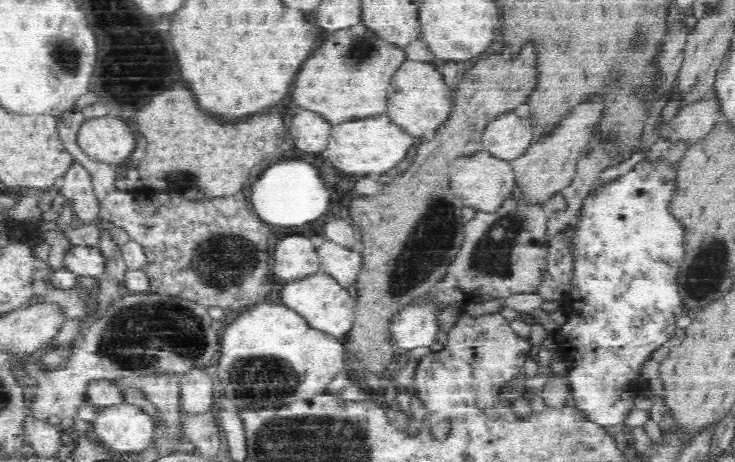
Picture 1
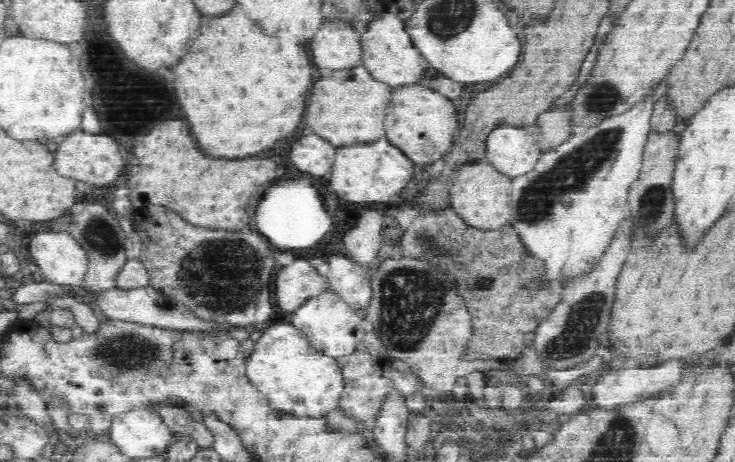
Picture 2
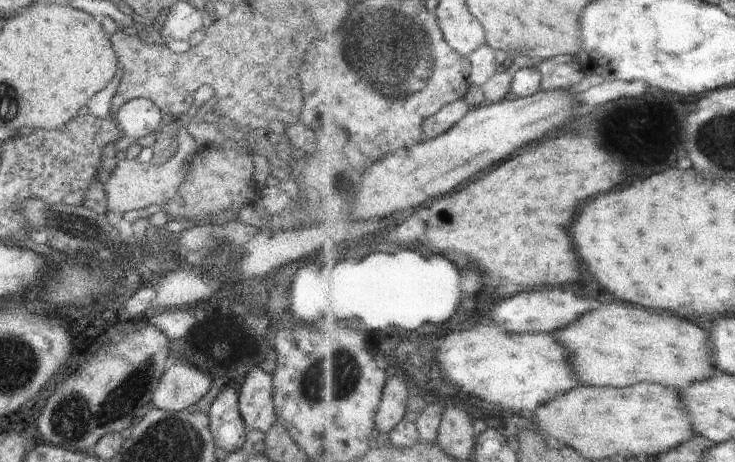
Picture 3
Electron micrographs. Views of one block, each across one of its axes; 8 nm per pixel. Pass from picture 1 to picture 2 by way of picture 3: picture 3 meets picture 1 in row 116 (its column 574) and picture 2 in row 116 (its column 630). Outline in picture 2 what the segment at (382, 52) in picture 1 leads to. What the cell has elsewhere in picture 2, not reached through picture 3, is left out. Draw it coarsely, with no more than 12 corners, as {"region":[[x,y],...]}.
{"region":[[363,64],[312,86],[306,126],[334,146],[386,134],[392,89]]}

